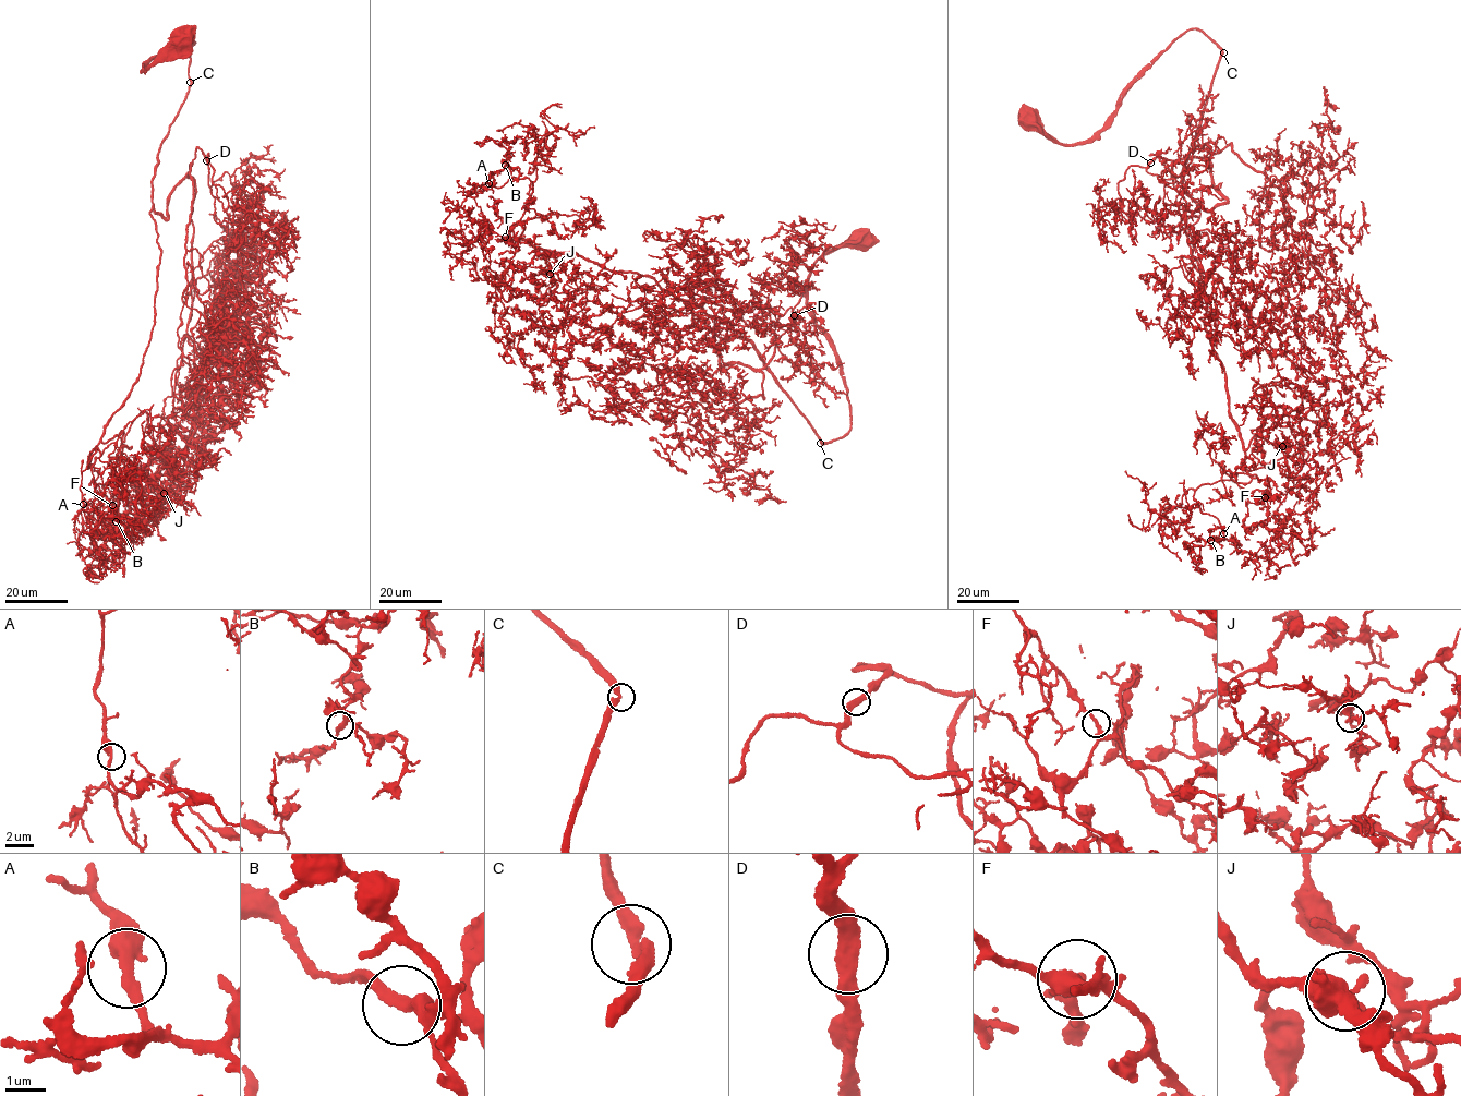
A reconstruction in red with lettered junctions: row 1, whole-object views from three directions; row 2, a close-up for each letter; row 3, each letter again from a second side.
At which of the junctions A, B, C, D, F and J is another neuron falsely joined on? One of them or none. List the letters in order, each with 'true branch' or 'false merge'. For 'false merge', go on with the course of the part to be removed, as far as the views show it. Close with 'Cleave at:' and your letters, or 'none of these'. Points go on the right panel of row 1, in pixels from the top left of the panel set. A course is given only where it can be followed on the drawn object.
A: true branch
B: true branch
C: true branch
D: true branch
F: true branch
J: true branch
Cleave at: none of these

